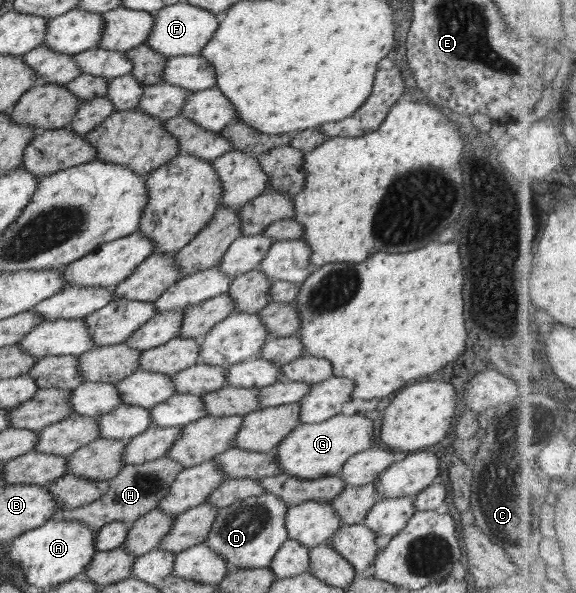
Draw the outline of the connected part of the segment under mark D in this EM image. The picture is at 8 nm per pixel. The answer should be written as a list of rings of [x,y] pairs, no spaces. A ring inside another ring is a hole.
[[[271,493],[250,496],[229,506],[218,507],[214,523],[204,542],[225,559],[231,570],[269,567],[276,552],[288,540],[285,528],[288,508],[286,503]]]

